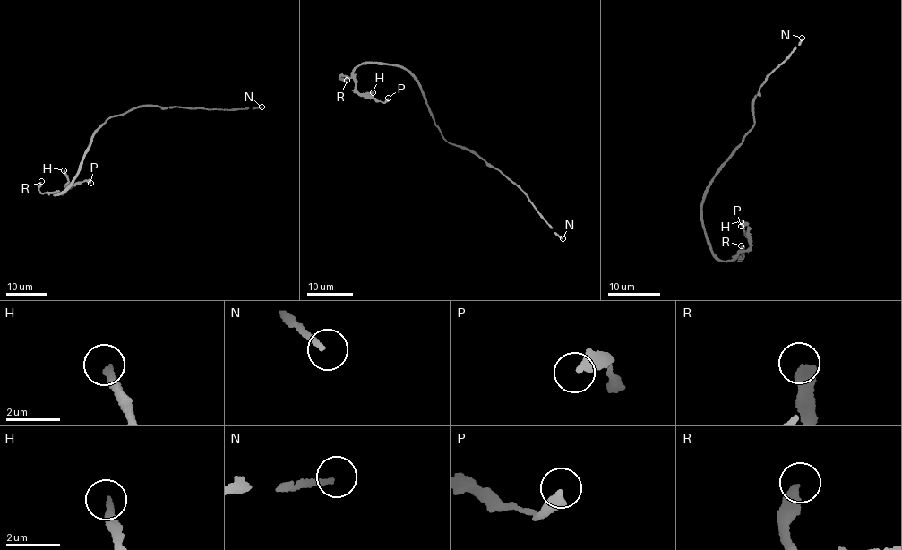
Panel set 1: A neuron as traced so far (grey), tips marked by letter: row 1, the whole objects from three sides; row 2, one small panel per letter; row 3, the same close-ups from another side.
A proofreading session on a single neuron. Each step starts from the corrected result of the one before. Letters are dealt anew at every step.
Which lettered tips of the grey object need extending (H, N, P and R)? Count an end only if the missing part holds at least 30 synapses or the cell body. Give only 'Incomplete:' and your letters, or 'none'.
Incomplete: H, N

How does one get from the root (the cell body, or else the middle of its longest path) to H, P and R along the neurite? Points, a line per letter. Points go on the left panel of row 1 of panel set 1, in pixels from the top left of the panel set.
H: (107, 120), (92, 137), (81, 170), (66, 188), (55, 195), (66, 191), (67, 176), (64, 170)
P: (107, 120), (92, 137), (81, 170), (66, 188), (55, 194), (59, 192), (63, 193), (82, 181), (90, 183)
R: (107, 120), (92, 137), (81, 170), (66, 188), (55, 195), (42, 193), (39, 190), (41, 181)

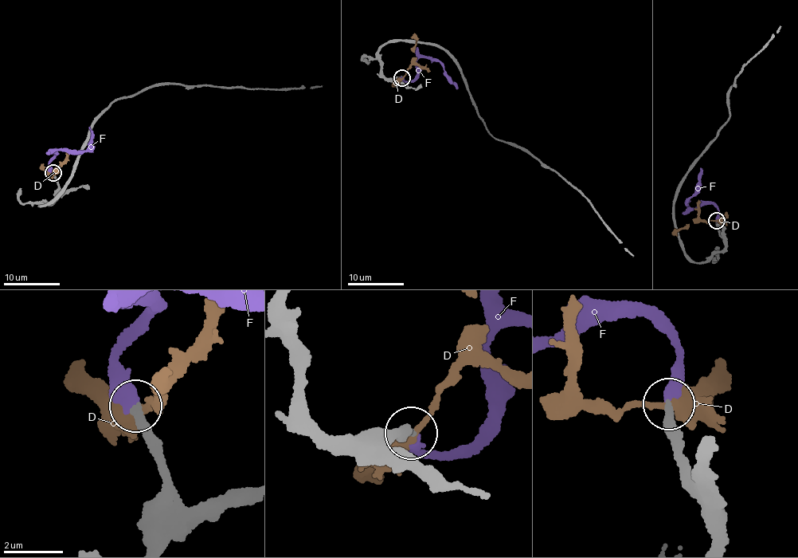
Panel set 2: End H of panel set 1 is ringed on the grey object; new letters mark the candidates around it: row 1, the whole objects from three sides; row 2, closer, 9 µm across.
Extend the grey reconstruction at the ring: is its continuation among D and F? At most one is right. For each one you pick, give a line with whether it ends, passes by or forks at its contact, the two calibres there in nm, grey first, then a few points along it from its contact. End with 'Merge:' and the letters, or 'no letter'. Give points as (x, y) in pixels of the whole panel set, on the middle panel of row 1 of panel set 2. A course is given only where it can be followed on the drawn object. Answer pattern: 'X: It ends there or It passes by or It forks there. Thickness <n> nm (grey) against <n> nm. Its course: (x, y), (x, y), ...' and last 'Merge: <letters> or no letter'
F: It ends there. Thickness 320 nm (grey) against 480 nm. Its course: (401, 77), (403, 81), (413, 79), (416, 72), (416, 62), (420, 57), (427, 56), (442, 63), (456, 88)
Merge: F

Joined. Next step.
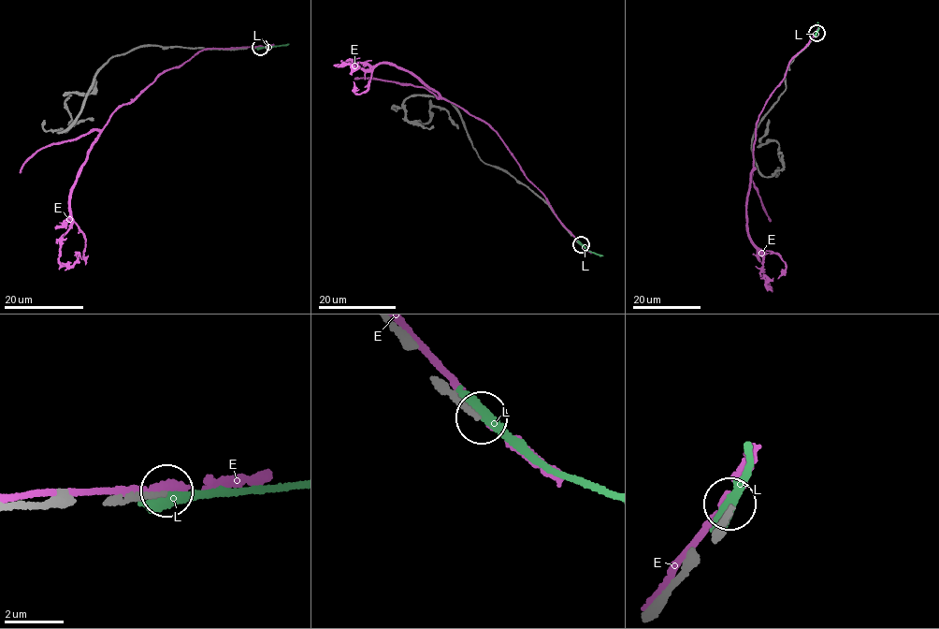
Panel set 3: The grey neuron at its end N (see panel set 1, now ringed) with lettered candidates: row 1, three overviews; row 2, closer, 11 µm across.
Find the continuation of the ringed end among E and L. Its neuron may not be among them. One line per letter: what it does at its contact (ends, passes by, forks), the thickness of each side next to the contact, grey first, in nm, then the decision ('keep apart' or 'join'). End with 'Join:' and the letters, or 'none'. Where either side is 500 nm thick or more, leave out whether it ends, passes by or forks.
E: it passes by; calibres 240 and 260 nm; keep apart
L: it ends; calibres 170 and 480 nm; keep apart
Join: none

